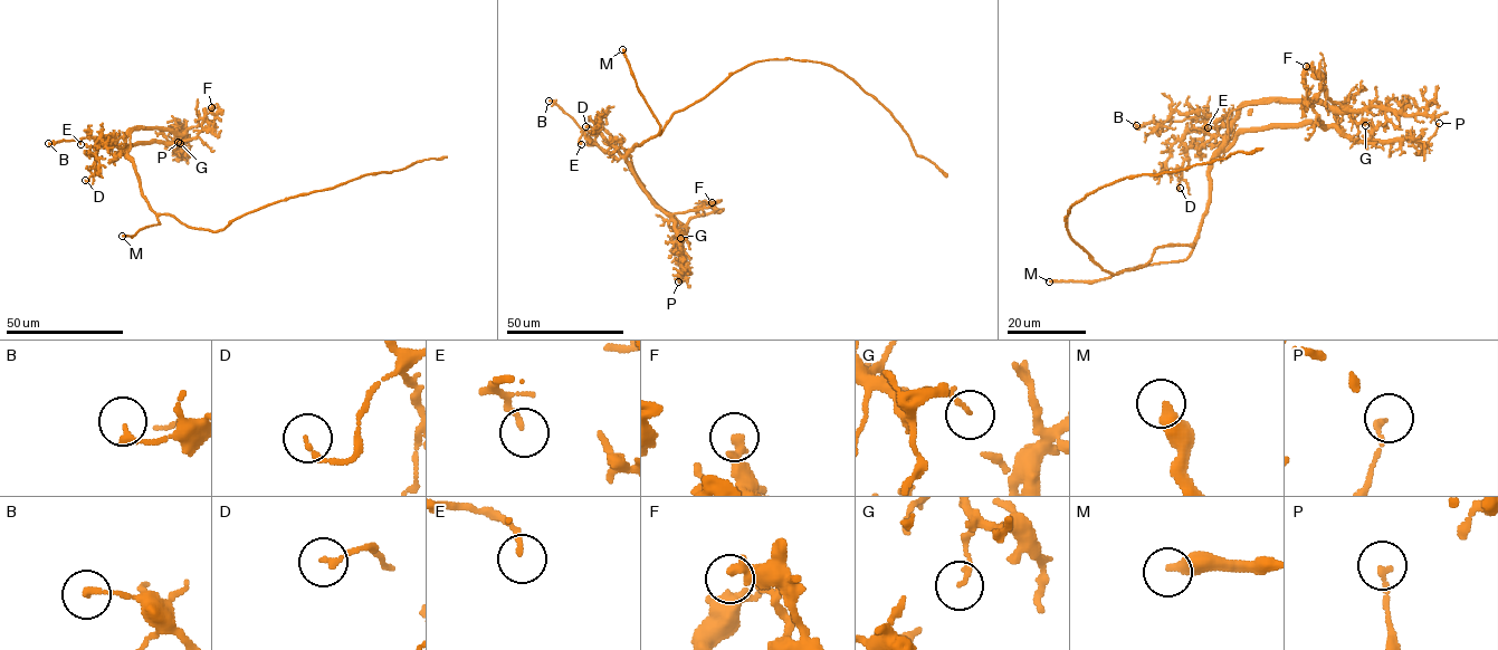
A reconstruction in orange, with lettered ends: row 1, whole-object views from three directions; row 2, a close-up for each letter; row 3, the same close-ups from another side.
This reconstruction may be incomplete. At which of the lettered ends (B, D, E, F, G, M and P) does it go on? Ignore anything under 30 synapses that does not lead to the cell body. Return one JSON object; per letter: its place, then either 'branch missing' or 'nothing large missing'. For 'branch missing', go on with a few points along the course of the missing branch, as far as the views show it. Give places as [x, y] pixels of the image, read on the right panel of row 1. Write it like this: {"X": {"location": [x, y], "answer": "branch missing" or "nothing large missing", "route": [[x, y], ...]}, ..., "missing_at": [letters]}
{"B": {"location": [1136, 125], "answer": "nothing large missing"}, "D": {"location": [1180, 188], "answer": "nothing large missing"}, "E": {"location": [1208, 127], "answer": "nothing large missing"}, "F": {"location": [1306, 66], "answer": "nothing large missing"}, "G": {"location": [1365, 125], "answer": "nothing large missing"}, "M": {"location": [1049, 282], "answer": "branch missing"}, "P": {"location": [1439, 123], "answer": "nothing large missing"}, "missing_at": ["M"]}

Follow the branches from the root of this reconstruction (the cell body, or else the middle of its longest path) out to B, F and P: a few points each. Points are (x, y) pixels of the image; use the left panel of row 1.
B: (203, 230), (188, 227), (174, 216), (158, 214), (143, 194), (135, 165), (112, 143), (93, 137), (48, 143)
F: (203, 230), (151, 209), (129, 158), (125, 137), (134, 127), (165, 127), (183, 134), (212, 121), (211, 107)
P: (203, 230), (158, 214), (125, 155), (130, 145), (154, 142), (172, 143), (179, 154), (178, 142)

